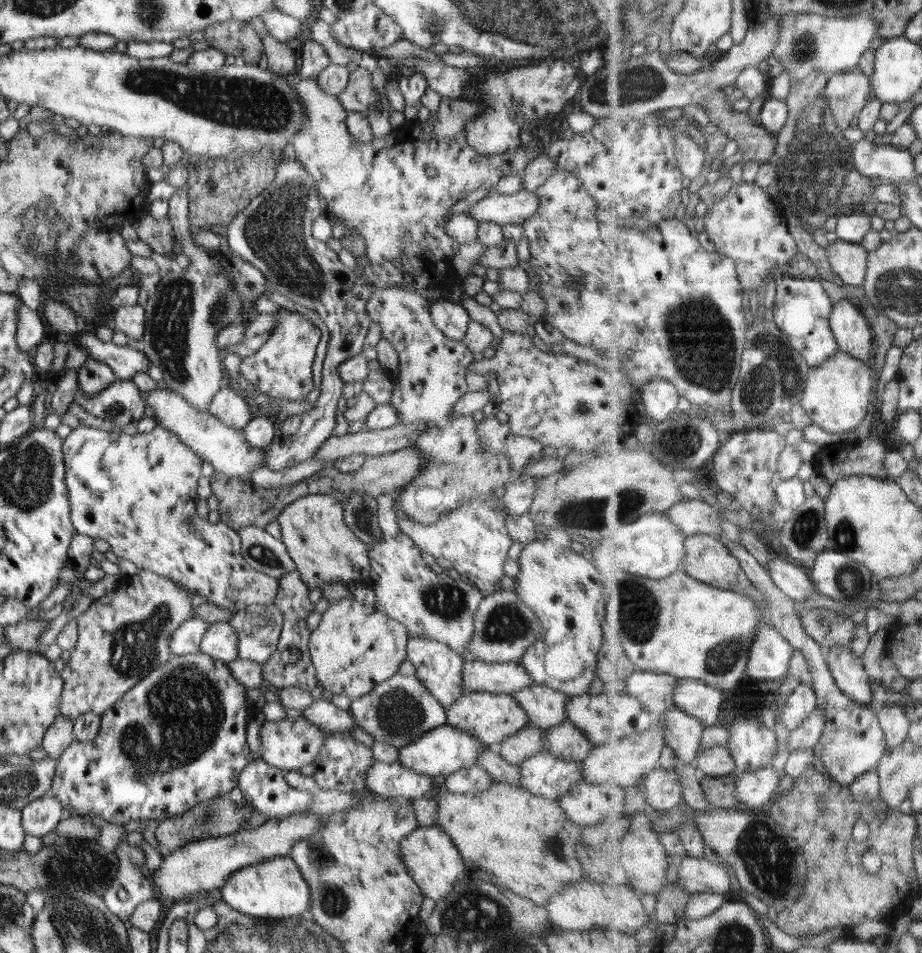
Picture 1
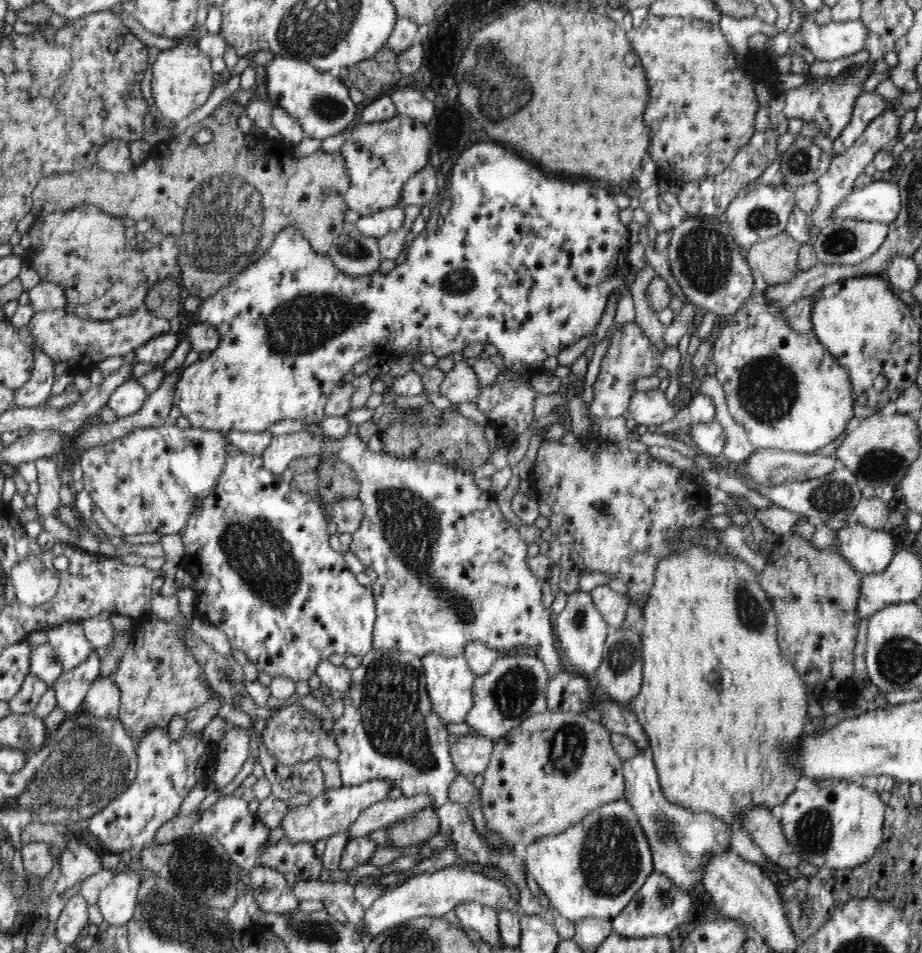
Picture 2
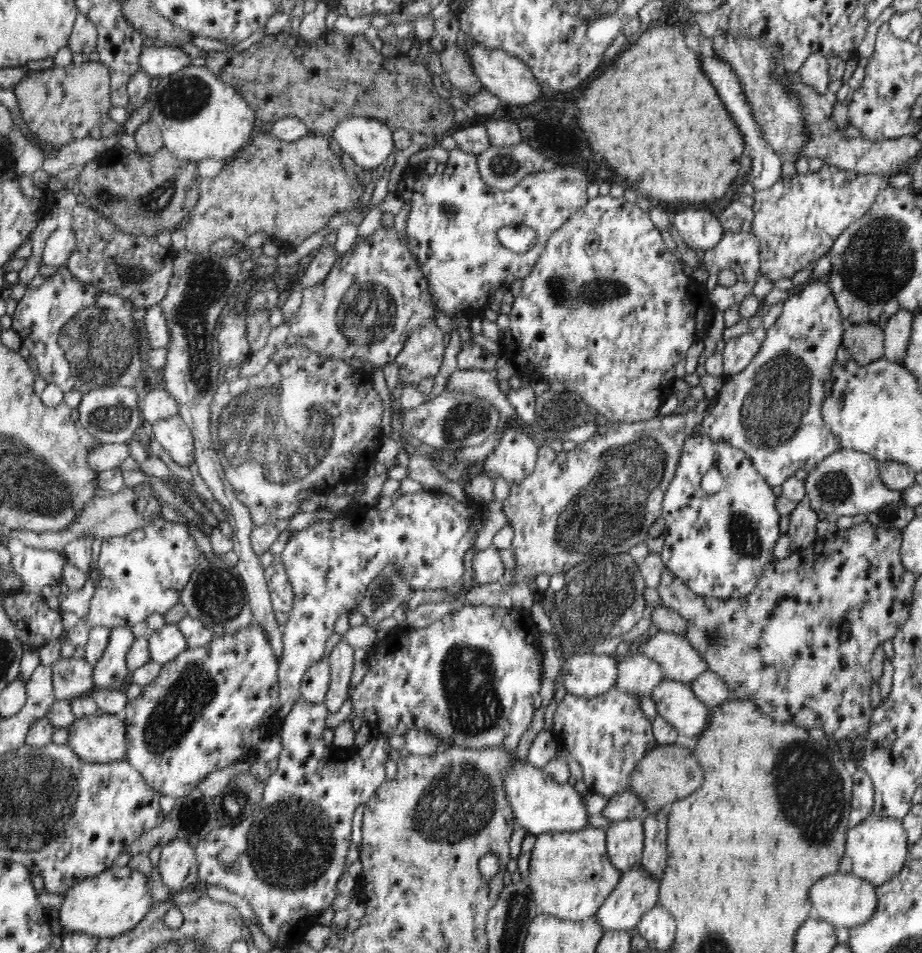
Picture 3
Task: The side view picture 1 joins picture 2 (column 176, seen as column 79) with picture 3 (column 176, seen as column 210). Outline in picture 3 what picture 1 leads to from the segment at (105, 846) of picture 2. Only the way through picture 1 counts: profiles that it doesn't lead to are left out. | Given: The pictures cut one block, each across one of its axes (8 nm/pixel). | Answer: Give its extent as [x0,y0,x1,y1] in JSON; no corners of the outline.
[125,622,279,798]

